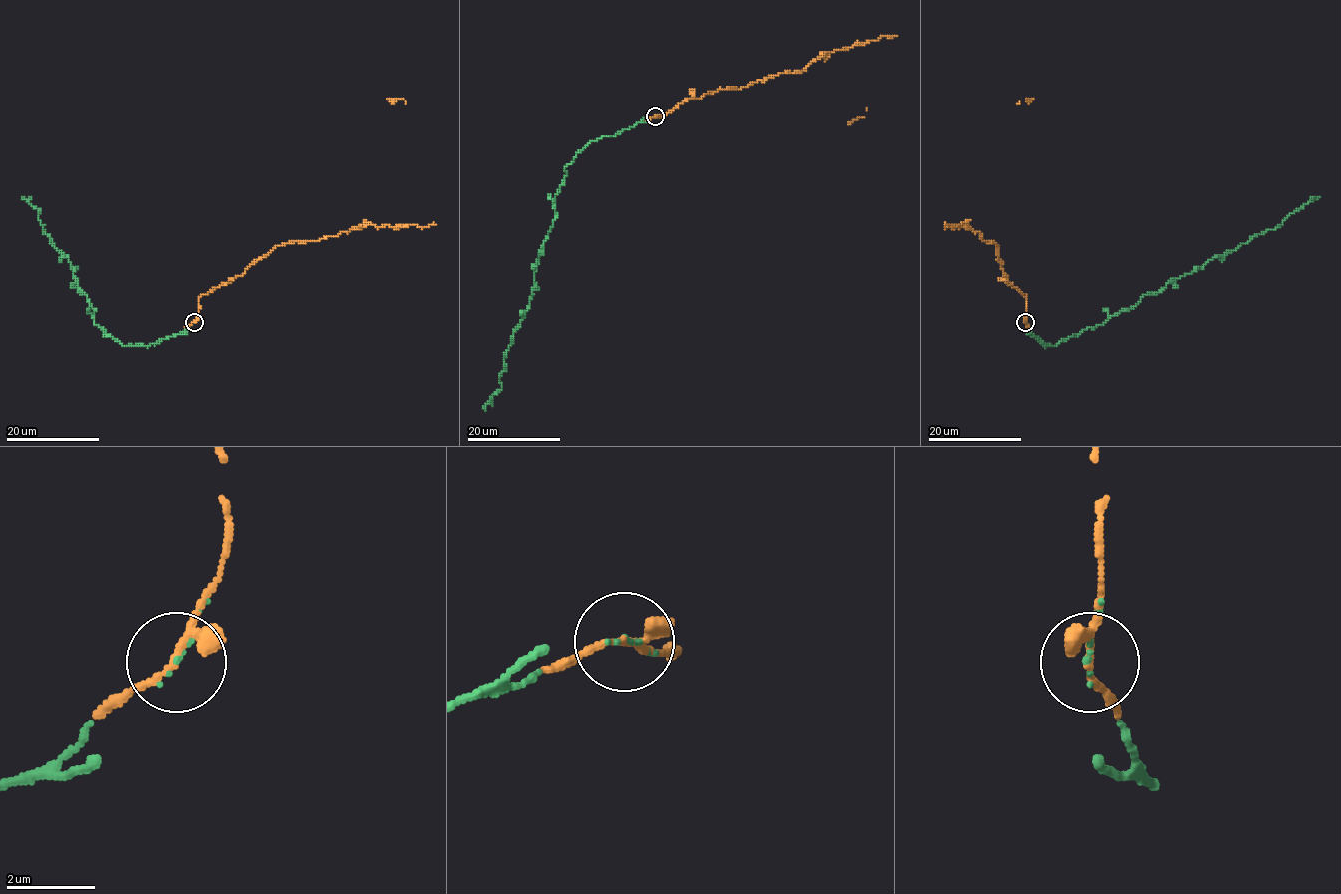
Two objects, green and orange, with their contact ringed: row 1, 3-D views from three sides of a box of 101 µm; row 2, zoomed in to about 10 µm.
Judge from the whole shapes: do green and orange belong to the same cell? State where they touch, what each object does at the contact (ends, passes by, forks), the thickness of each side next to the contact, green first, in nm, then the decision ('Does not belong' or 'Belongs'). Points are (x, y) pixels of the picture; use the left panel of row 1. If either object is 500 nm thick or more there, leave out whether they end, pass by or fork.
Place: (194, 322). At the ring green ends. At the ring orange forks. Thickness 80 nm (green) against 120 nm. Belongs

